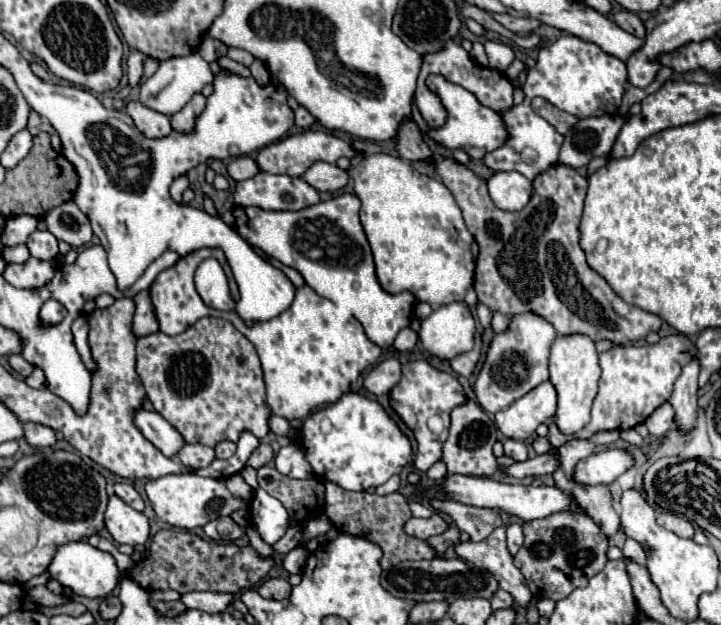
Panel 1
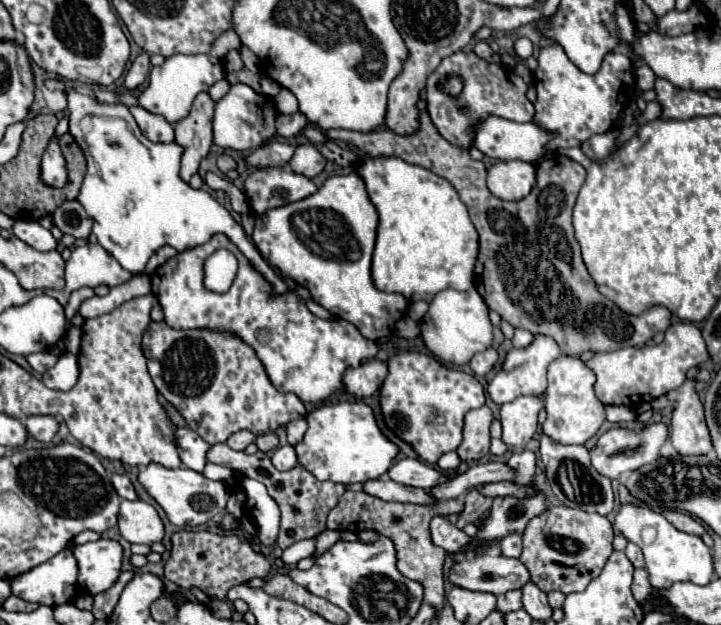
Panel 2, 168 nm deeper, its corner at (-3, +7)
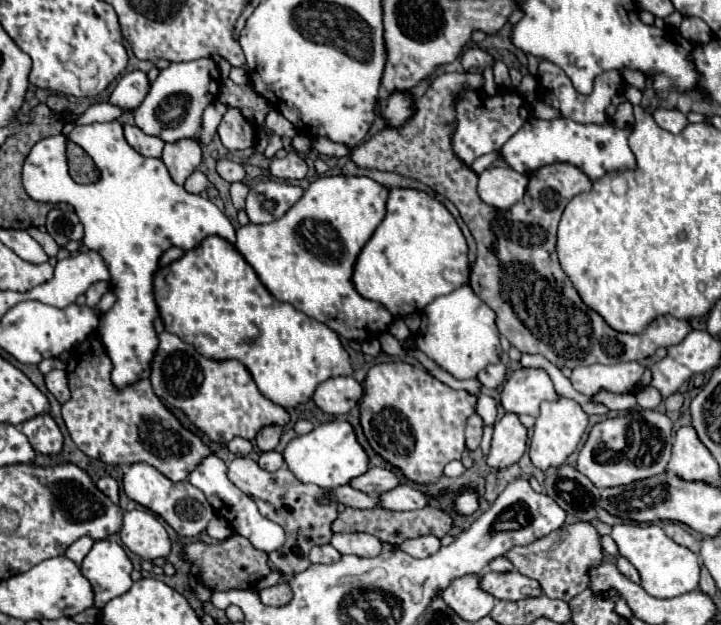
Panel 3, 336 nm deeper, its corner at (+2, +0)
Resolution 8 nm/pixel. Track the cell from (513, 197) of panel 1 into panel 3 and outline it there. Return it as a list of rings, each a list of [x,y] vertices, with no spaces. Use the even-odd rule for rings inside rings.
[[[487,168],[479,174],[479,196],[485,204],[507,210],[523,200],[527,176],[511,168]]]

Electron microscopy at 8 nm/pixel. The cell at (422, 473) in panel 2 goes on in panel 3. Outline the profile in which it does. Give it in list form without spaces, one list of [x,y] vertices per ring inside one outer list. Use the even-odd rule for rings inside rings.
[[[369,468],[361,478],[353,478],[353,482],[349,482],[349,484],[365,494],[383,494],[387,490],[397,488],[401,482],[399,482],[397,474],[391,470]]]

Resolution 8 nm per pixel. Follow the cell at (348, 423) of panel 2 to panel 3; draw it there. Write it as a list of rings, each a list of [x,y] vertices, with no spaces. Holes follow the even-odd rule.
[[[333,420],[315,426],[309,434],[293,438],[283,458],[289,466],[289,470],[305,484],[315,484],[321,488],[337,488],[343,484],[349,484],[353,478],[363,476],[369,470],[369,456],[363,450],[363,446],[357,442],[355,430],[347,420]]]

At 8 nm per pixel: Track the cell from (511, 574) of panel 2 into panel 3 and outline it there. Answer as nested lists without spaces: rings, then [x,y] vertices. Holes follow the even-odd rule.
[[[517,570],[511,572],[487,572],[481,576],[481,588],[497,600],[521,600],[529,596],[539,596],[541,588],[539,582],[519,574]]]

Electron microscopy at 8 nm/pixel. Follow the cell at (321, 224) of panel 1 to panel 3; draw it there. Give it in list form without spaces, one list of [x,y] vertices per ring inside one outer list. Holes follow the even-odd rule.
[[[323,176],[311,182],[311,186],[305,190],[297,206],[293,206],[283,218],[259,226],[255,224],[241,226],[237,230],[235,248],[253,266],[261,282],[275,298],[281,298],[283,302],[297,306],[297,310],[327,324],[331,330],[335,330],[339,336],[347,340],[365,342],[385,334],[389,324],[393,322],[391,312],[381,302],[365,300],[361,294],[357,294],[353,286],[353,270],[357,258],[365,242],[371,238],[373,230],[381,224],[381,218],[385,218],[385,198],[387,198],[387,188],[373,182],[371,178]]]

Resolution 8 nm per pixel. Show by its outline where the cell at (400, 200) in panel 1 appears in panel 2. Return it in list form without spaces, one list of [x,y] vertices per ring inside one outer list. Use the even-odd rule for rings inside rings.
[[[396,157],[364,159],[358,167],[360,177],[366,183],[370,201],[376,205],[380,215],[376,249],[372,255],[372,281],[374,287],[386,293],[400,293],[408,301],[430,303],[442,289],[466,291],[474,283],[474,263],[478,255],[478,233],[470,221],[466,205],[460,201],[456,189],[432,171],[410,165]]]

